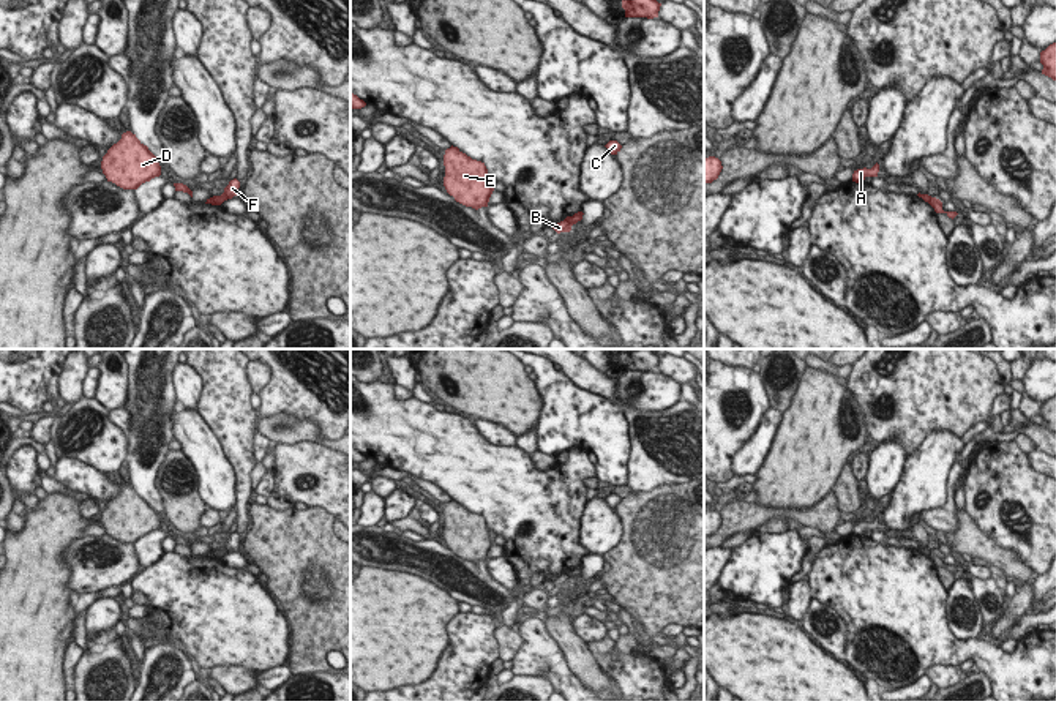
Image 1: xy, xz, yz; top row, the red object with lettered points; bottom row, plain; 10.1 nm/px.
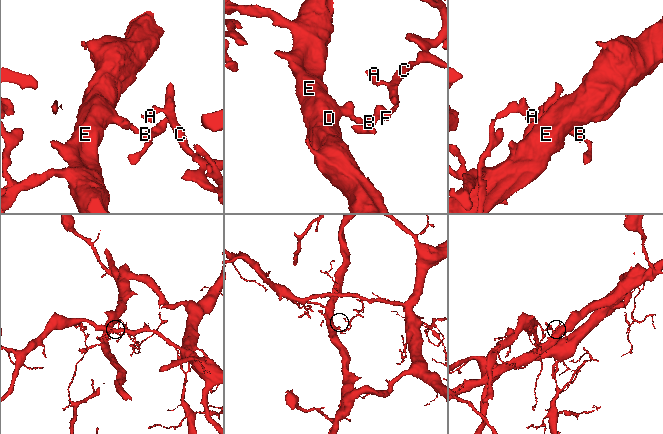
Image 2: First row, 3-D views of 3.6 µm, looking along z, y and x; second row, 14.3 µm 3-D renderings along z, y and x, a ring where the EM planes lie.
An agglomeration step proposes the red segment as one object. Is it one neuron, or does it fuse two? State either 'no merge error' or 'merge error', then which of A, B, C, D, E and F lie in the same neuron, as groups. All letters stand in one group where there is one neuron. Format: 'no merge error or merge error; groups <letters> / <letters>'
merge error; groups A C F / B D E

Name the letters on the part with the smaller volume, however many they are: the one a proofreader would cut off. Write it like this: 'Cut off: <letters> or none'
Cut off: B, D, E

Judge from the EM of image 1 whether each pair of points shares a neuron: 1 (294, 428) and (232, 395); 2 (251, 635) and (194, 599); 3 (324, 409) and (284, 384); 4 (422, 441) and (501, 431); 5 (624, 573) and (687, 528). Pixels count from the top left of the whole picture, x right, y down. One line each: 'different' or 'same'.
1: different
2: same
3: same
4: different
5: same

